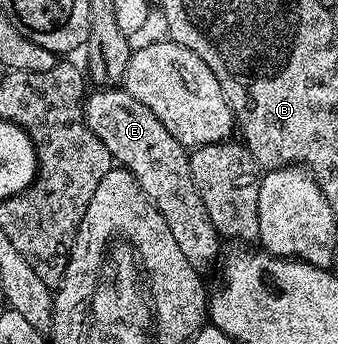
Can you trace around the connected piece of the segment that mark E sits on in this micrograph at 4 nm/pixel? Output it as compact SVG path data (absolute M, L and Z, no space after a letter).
M97 88L93 92L85 96L82 104L87 127L106 145L113 160L131 172L141 191L162 213L182 255L196 270L206 270L210 262L219 258L222 239L194 186L187 148L167 132L146 105L124 88Z

